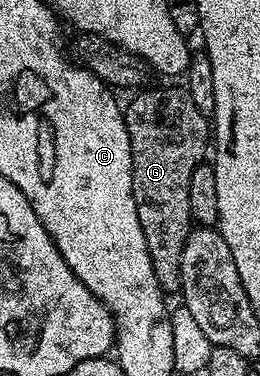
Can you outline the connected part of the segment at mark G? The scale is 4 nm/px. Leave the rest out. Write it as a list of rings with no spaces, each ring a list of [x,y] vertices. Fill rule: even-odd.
[[[167,84],[164,90],[147,90],[136,93],[131,103],[126,103],[123,119],[129,132],[131,145],[131,175],[133,196],[137,204],[137,220],[141,220],[141,232],[145,232],[145,244],[149,248],[149,260],[153,260],[153,276],[168,295],[181,291],[181,252],[185,252],[185,240],[191,235],[193,221],[189,208],[189,182],[194,169],[205,162],[209,154],[209,139],[213,130],[208,115],[193,104],[186,89]]]

